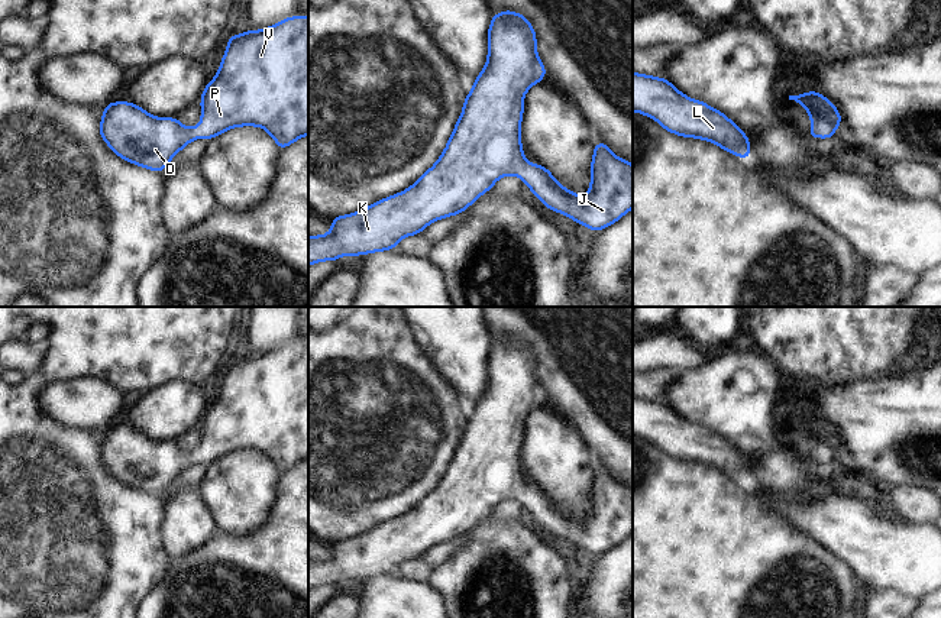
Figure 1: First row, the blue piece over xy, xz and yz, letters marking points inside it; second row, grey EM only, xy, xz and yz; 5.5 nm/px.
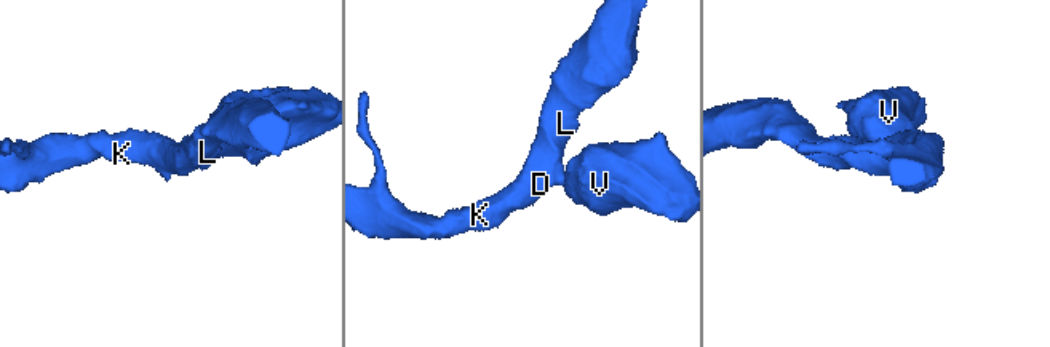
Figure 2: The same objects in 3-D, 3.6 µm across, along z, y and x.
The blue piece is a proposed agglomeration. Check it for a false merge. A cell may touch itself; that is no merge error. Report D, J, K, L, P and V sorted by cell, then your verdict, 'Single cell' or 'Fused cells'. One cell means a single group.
Groups: D J K L P V. Single cell.

